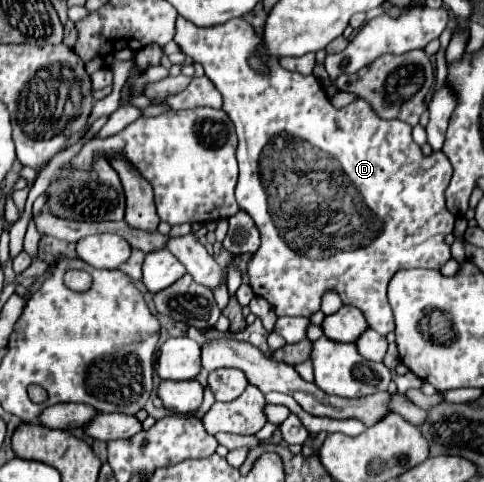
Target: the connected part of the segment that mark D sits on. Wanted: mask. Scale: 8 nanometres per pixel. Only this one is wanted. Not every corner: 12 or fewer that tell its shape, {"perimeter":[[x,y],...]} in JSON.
{"perimeter":[[243,19],[175,43],[237,129],[249,285],[395,327],[387,283],[439,271],[441,151],[315,75],[247,65]]}

